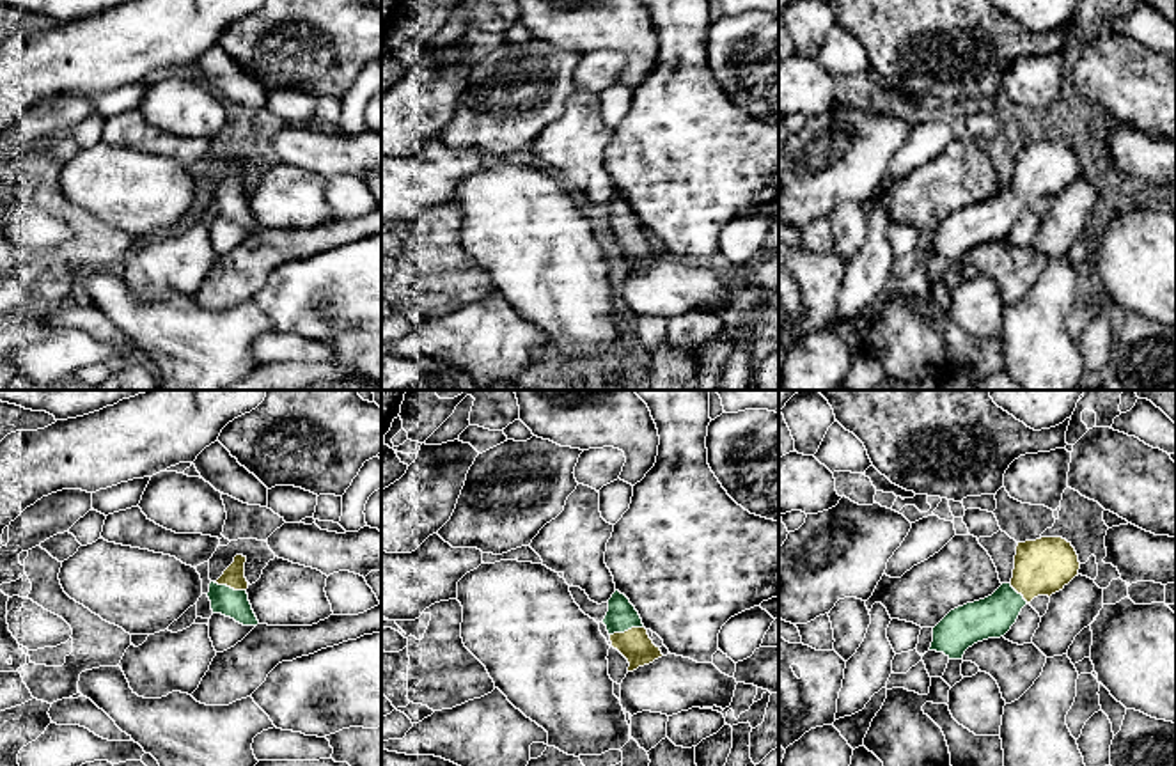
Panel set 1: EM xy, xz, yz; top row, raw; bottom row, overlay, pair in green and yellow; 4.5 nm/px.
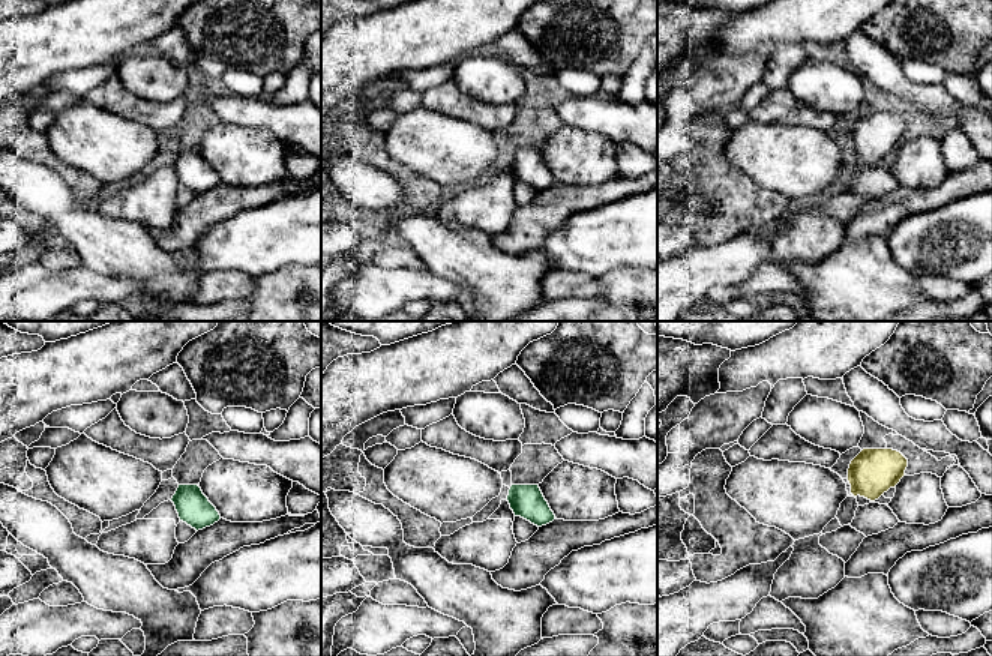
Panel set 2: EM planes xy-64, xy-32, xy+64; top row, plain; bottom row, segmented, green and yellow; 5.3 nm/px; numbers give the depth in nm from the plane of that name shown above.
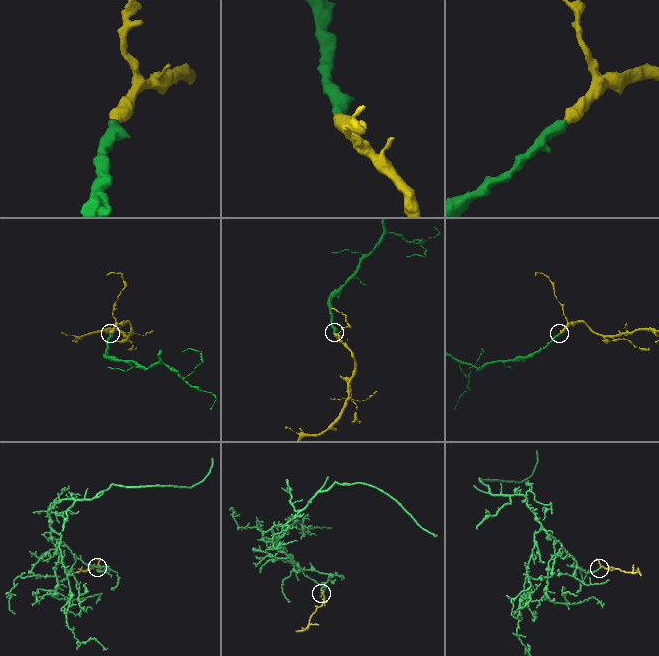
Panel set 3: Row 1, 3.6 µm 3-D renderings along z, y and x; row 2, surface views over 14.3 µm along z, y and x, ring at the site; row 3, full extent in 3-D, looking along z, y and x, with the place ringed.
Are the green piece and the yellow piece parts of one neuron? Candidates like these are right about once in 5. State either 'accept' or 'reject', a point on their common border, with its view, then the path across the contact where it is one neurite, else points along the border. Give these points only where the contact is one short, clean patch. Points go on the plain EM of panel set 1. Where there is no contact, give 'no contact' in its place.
accept; contact xz (627, 233); way xz (621, 218), (627, 233), (635, 249)

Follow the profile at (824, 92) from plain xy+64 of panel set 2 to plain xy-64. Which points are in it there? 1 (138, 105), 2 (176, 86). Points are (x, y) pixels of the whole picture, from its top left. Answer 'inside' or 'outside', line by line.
1: outside
2: inside

